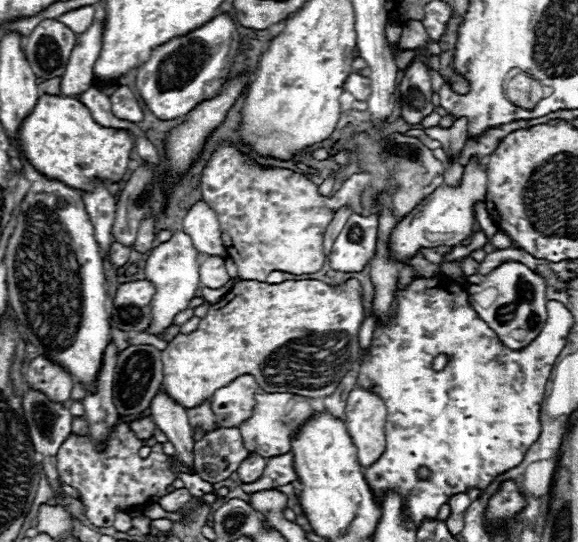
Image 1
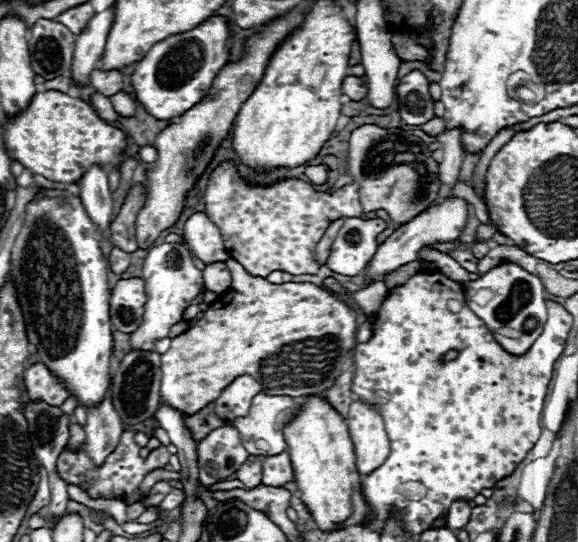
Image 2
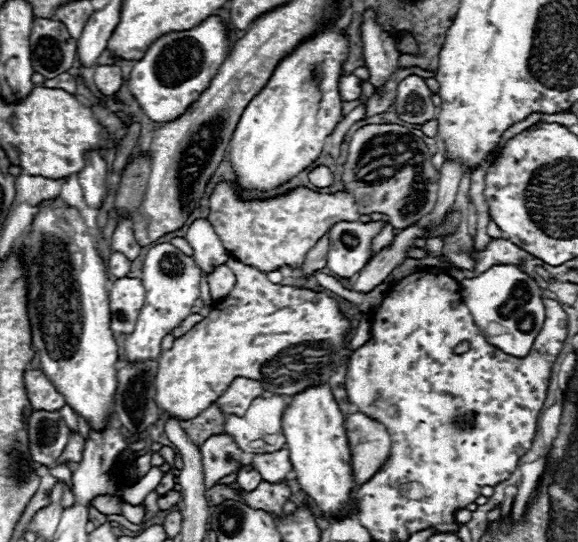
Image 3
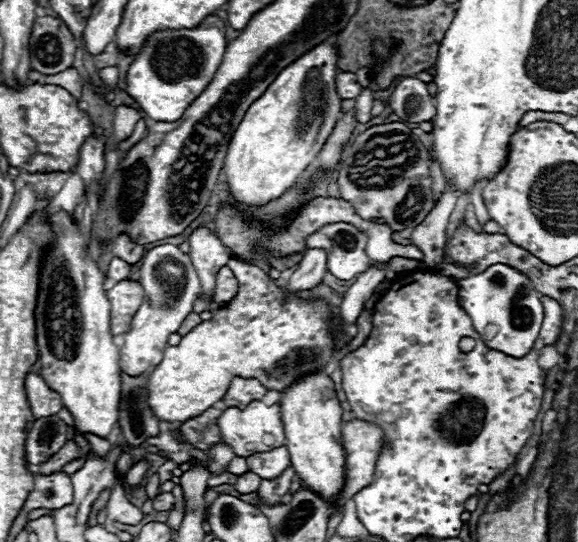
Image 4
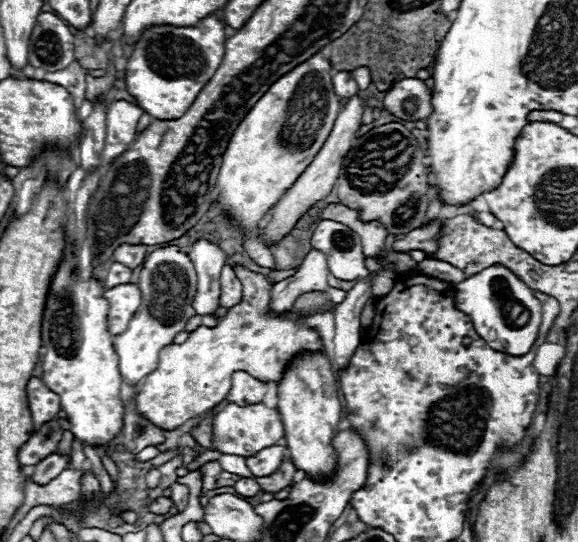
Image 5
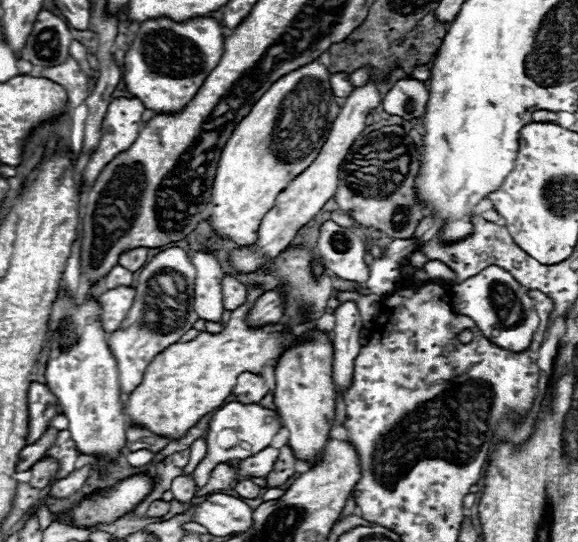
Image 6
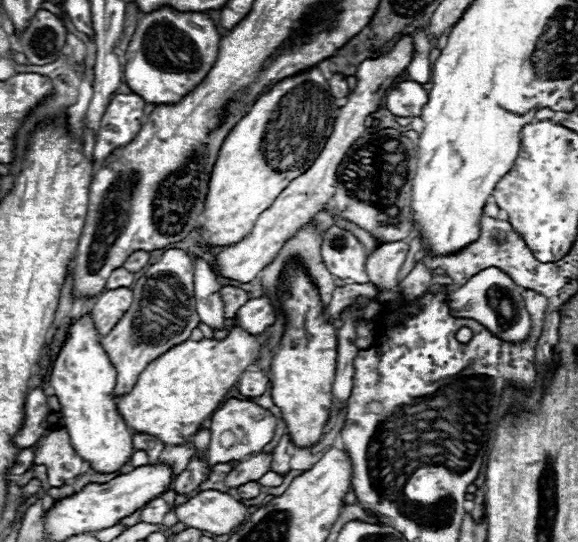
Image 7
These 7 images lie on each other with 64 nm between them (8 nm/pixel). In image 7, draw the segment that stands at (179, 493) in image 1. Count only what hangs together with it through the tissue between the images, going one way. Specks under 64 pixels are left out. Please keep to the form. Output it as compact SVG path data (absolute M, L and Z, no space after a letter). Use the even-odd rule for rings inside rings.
M154 498L146 504L146 508L142 510L142 522L150 522L150 524L160 524L162 518L170 512L170 506L162 500L162 498Z

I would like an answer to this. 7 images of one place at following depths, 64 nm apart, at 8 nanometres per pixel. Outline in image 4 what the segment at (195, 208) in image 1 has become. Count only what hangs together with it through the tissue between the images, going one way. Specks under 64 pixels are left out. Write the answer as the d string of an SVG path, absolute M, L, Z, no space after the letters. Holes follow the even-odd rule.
M198 226L190 234L188 244L190 244L192 264L196 266L196 272L200 274L200 282L202 282L202 294L194 304L194 312L200 314L202 310L208 310L208 302L204 300L204 294L212 298L216 272L220 270L220 266L224 266L230 260L230 256L228 256L228 250L218 240L218 236L206 226Z

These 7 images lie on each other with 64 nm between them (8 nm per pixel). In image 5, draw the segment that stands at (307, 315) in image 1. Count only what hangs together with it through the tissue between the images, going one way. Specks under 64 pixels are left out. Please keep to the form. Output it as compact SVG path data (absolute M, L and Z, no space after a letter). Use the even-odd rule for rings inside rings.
M234 264L242 282L240 304L228 308L214 328L198 326L186 342L170 344L160 352L158 368L148 374L136 398L140 414L162 430L174 430L186 420L198 418L226 398L234 372L246 372L262 382L280 382L286 366L302 352L324 352L324 340L314 328L306 326L306 316L288 318L288 312L270 312L272 284L264 274Z

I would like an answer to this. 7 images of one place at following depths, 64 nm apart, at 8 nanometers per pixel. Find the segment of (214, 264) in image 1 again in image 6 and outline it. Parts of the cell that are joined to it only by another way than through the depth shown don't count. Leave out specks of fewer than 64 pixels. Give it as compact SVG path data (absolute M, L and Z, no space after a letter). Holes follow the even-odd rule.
M224 274L222 278L222 304L226 310L238 308L246 300L246 288L234 274Z

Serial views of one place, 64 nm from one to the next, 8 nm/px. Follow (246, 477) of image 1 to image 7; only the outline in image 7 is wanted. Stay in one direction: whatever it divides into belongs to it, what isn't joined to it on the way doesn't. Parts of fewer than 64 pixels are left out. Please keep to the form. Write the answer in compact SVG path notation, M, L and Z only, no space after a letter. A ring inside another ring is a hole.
M246 482L238 488L240 498L256 498L260 494L260 484L258 482Z

